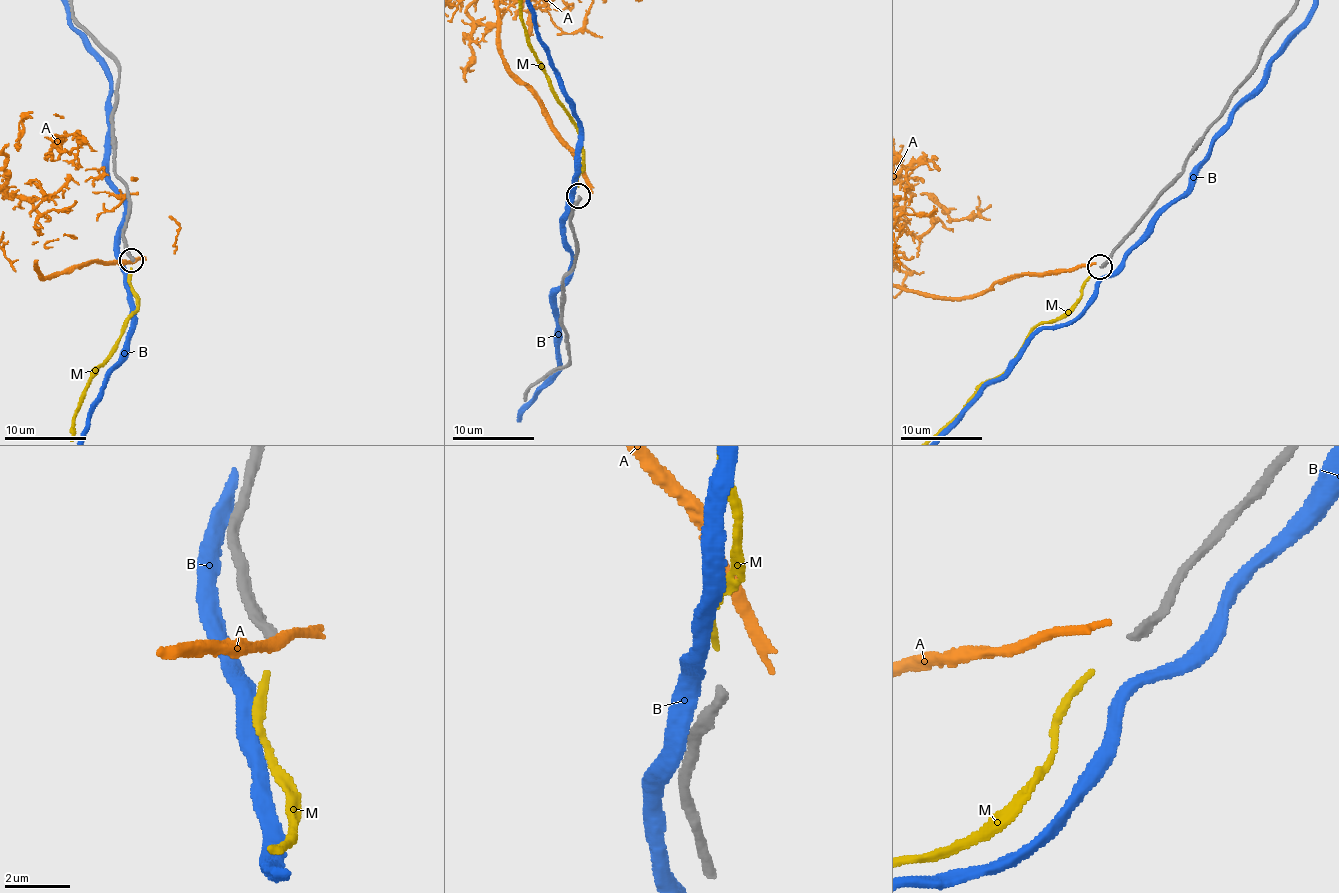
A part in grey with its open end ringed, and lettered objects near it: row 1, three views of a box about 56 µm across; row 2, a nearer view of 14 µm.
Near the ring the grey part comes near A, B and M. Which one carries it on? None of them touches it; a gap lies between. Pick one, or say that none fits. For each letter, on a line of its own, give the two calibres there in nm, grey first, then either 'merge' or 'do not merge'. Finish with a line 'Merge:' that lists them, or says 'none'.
A: calibres 320 and 320 nm; do not merge
B: calibres 320 and 440 nm; do not merge
M: calibres 320 and 200 nm; merge
Merge: M

